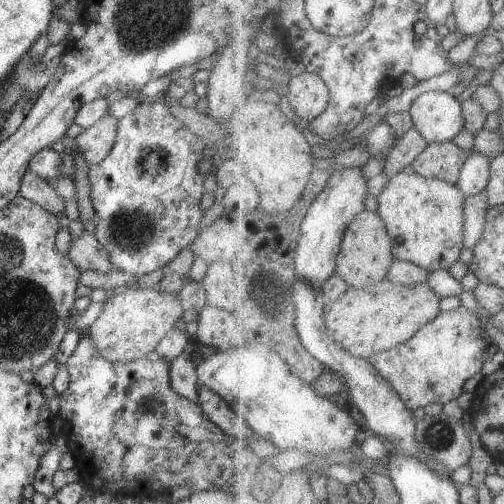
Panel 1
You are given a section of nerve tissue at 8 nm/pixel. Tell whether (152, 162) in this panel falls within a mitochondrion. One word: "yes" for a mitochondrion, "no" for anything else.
yes

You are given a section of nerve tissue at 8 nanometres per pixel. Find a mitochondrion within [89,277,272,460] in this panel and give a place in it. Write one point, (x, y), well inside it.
(151, 401)

